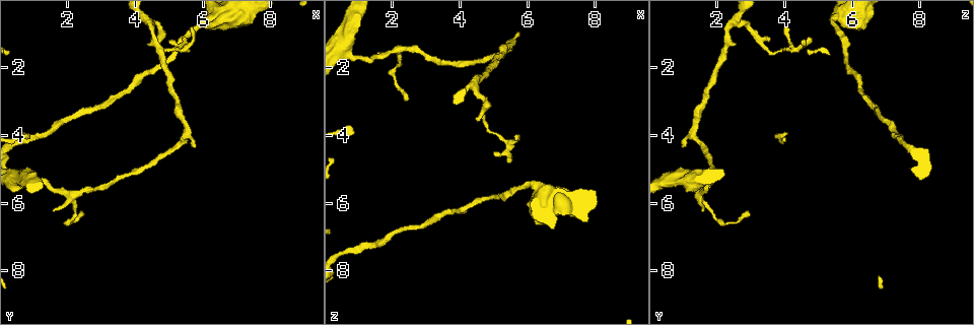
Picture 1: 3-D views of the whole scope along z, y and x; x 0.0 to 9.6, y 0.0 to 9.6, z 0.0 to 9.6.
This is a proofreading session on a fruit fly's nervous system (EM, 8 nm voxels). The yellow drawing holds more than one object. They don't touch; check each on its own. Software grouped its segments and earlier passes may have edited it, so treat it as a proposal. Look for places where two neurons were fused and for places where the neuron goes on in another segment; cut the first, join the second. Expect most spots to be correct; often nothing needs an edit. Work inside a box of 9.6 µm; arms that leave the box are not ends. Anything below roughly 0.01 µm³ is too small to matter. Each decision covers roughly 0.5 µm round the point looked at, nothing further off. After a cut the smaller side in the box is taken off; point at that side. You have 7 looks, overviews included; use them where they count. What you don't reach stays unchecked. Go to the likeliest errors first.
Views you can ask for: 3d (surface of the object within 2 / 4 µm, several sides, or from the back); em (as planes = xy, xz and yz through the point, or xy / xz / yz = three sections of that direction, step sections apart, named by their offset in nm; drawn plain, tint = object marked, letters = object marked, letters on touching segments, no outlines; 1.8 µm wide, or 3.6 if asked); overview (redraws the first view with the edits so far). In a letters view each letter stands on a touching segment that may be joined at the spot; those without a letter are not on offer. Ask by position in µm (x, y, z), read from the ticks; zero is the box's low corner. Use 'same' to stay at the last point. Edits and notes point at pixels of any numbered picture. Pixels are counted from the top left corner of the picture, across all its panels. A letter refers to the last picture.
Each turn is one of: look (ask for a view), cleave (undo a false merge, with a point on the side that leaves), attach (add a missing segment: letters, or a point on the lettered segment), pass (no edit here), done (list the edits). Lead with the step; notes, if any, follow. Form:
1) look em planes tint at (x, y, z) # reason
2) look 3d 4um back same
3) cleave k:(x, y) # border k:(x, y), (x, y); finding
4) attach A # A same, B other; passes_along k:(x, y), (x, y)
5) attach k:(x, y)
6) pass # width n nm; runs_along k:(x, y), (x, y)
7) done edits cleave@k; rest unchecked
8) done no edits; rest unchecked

look em planes letters at (4.40, 0.65, 2.40) # a fork

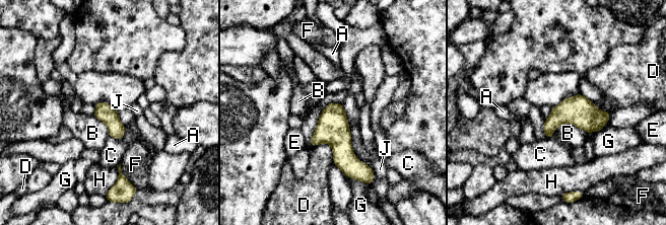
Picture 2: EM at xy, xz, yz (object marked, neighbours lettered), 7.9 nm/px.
pass # longest_contact B 240 nm; A other, B other, C other, D other, E other, F other, G other, H other, J other; border 2:(579, 128), (560, 124), (550, 138); one neuron here

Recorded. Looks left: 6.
look 3d 2um at (1.55, 6.20, 1.60) # branch stops here

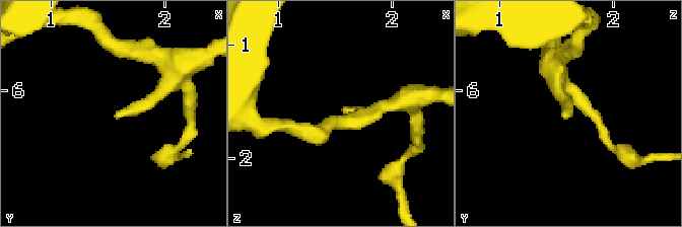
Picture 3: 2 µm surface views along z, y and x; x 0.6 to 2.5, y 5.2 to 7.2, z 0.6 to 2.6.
look em planes letters at (1.54, 6.24, 1.56)

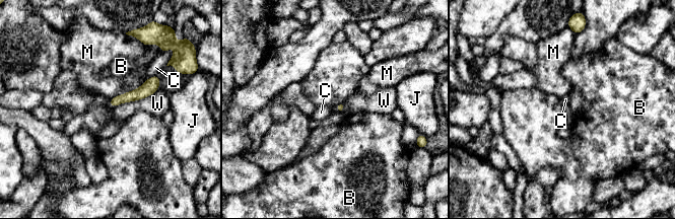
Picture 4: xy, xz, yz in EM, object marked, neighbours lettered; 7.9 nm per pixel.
pass # longest_contact W 400 nm; B other, C other, J other, M other, W other; border 4:(157, 74), (145, 80); no lettered segment goes on from it

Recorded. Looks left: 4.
look 3d 2um at (5.45, 4.00, 1.30) # abrupt turn

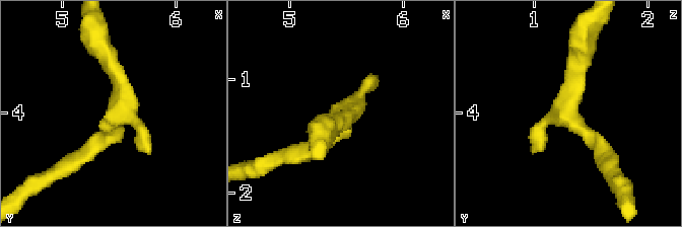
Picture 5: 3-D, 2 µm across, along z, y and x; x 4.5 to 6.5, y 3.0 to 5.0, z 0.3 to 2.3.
look em 3.6um planes tint at (5.48, 4.00, 1.28)

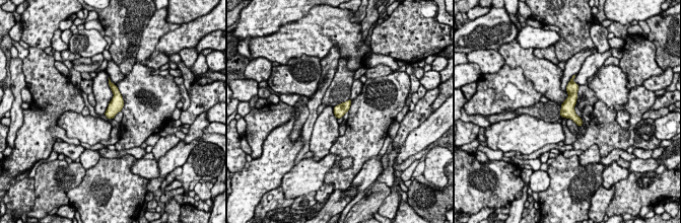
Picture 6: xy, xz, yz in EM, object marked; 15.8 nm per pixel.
look em 3.6um planes letters same

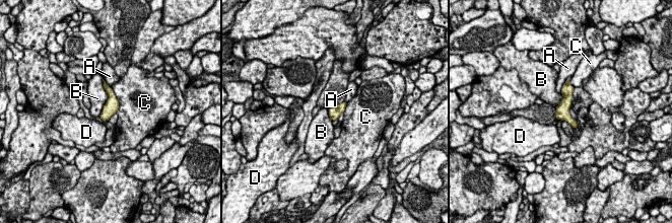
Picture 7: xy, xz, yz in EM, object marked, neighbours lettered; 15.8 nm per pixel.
pass # width 190 nm; A other, B other, C other, D other; border 7:(104, 80), (108, 99), (98, 116); all the same neuron

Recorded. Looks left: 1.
done no edits; rest unchecked

